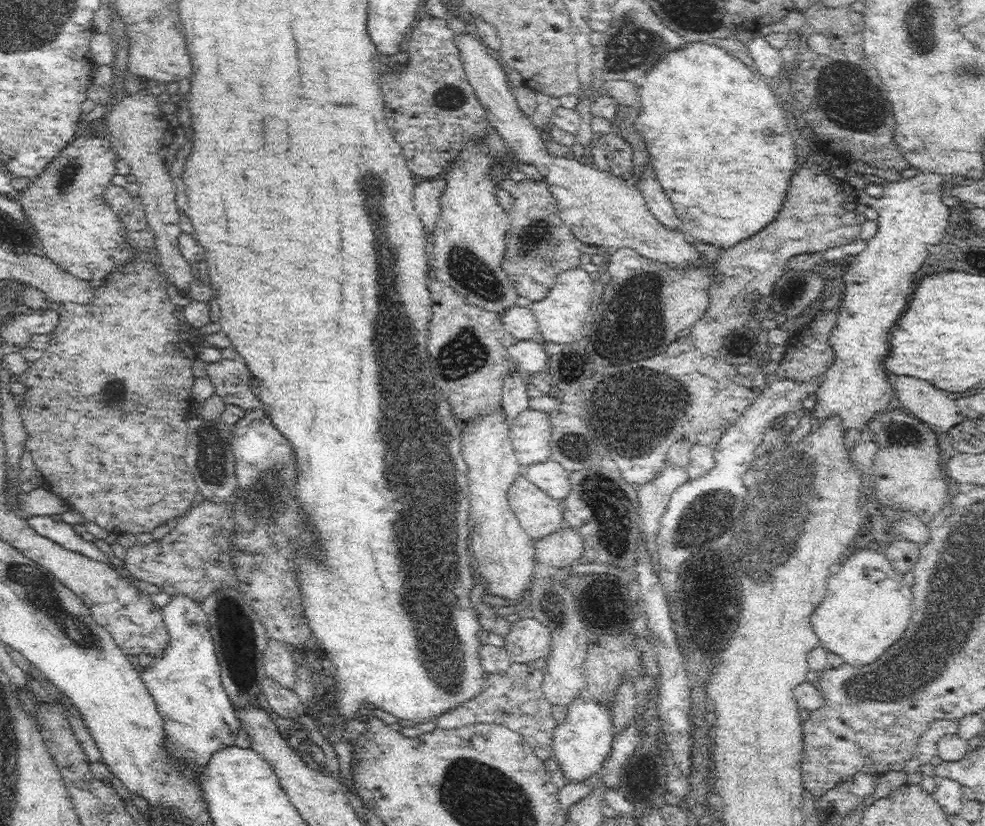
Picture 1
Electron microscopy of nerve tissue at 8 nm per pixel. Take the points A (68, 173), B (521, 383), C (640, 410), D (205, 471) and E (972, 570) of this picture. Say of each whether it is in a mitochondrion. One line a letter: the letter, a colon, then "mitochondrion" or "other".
A: mitochondrion
B: other
C: mitochondrion
D: other
E: mitochondrion

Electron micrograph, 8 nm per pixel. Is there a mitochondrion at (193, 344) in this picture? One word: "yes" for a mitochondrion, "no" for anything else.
no

